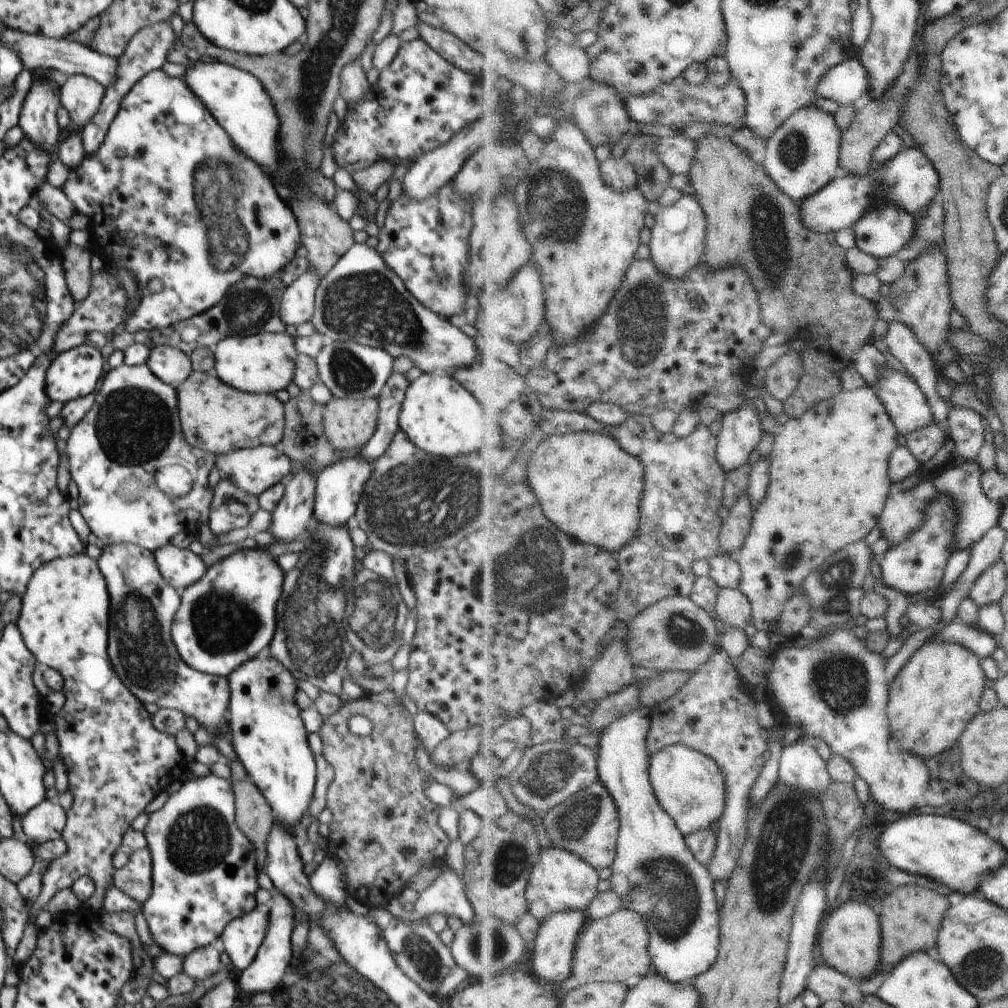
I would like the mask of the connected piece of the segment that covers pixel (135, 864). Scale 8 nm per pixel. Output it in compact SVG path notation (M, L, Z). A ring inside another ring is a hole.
M148 848L134 852L128 863L113 872L113 883L130 899L144 903L152 891L152 860Z

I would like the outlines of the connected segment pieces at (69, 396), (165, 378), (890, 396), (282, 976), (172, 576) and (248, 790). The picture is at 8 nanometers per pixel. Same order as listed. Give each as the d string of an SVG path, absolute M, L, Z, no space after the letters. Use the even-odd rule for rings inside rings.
M83 343L58 353L46 372L46 393L62 404L91 394L102 376L106 351Z
M172 346L152 347L147 366L161 382L174 389L193 372L189 356Z
M887 366L881 370L881 381L871 387L885 402L902 435L908 436L932 422L926 394L910 374Z
M277 892L276 896L271 899L266 909L269 914L269 924L264 943L258 950L257 956L250 964L250 967L242 971L240 978L238 978L240 989L253 995L274 992L276 987L284 986L284 980L287 980L289 976L288 968L293 960L291 934L295 920L295 909L280 892Z
M171 543L153 553L164 581L174 589L187 588L207 572L202 555L196 555L189 548L177 548Z
M231 778L230 782L235 795L236 825L248 841L261 851L275 824L270 806L249 778Z

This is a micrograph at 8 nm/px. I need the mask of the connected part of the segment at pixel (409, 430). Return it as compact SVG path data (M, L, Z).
M423 373L420 378L410 383L405 391L405 398L399 415L399 428L420 451L435 456L459 456L460 454L481 454L506 452L505 432L501 426L501 414L492 408L488 411L480 406L474 396L461 386L450 374L436 376L434 373Z

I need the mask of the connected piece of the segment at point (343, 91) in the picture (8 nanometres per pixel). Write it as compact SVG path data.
M358 60L349 63L342 70L339 77L339 96L344 98L350 107L358 105L369 92L370 84L366 76Z

